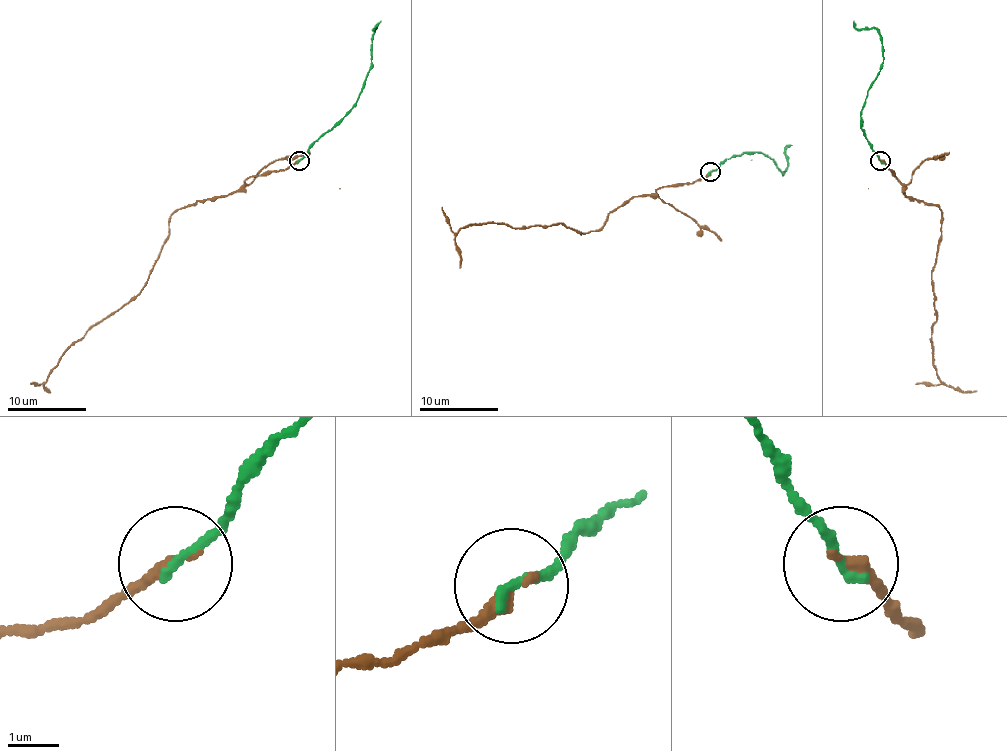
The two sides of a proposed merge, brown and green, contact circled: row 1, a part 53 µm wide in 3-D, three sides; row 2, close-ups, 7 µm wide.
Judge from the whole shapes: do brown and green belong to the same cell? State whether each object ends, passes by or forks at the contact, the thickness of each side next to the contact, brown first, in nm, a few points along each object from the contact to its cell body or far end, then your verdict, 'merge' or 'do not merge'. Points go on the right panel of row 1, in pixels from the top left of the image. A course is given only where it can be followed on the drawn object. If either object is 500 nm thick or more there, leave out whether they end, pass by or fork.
brown ends there; green ends there; 280 nm thick on the brown side, 200 nm on the other; brown runs (879, 160), (905, 196), (941, 209), (931, 271), (933, 365), (947, 385), (976, 391); green runs (879, 160), (864, 134), (860, 111), (883, 59), (881, 36), (874, 28), (858, 28), (854, 20); merge

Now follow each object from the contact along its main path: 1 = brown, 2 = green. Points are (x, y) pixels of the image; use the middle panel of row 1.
1: (711, 171), (632, 197), (588, 232), (563, 222), (468, 224), (454, 238), (460, 268)
2: (711, 171), (736, 155), (760, 151), (780, 169), (782, 175), (788, 165), (786, 149), (792, 145)

